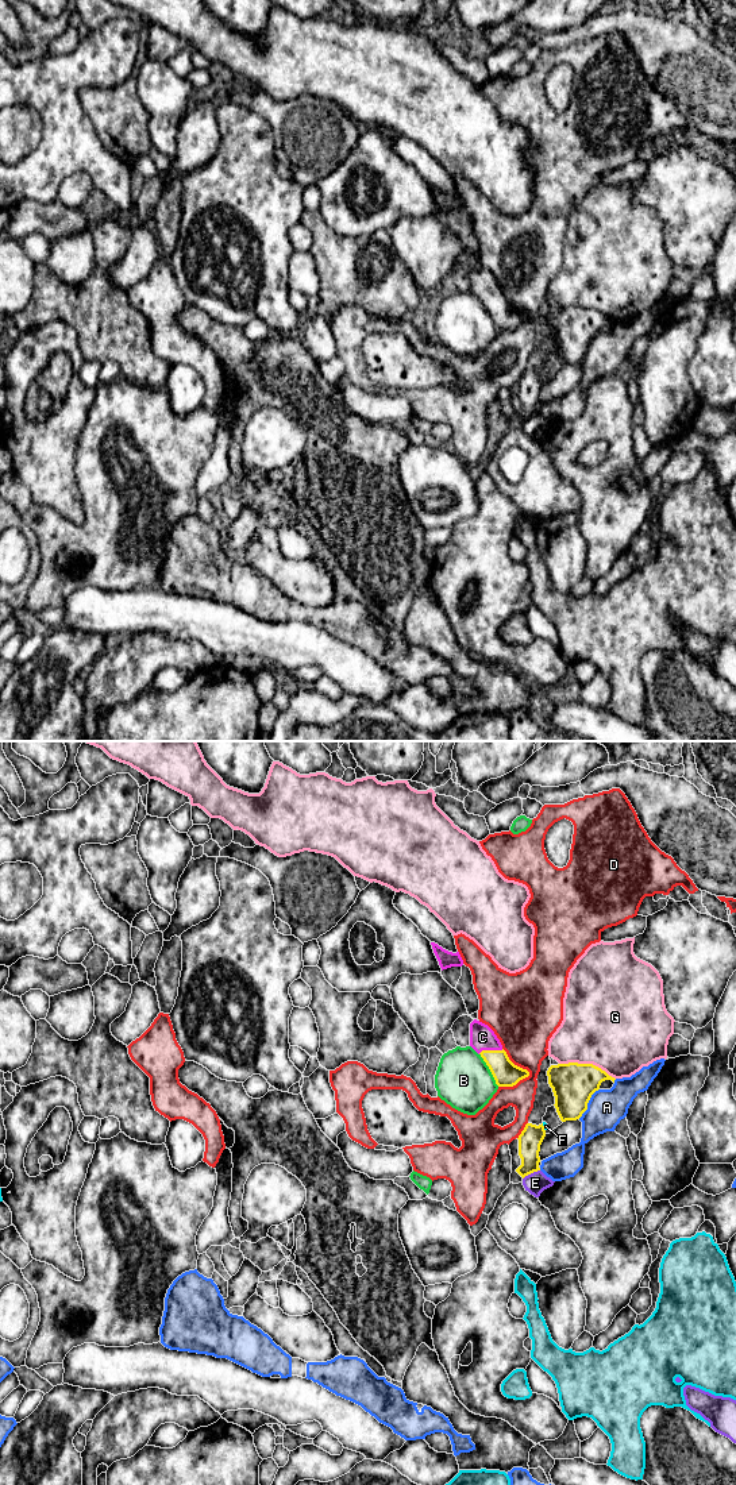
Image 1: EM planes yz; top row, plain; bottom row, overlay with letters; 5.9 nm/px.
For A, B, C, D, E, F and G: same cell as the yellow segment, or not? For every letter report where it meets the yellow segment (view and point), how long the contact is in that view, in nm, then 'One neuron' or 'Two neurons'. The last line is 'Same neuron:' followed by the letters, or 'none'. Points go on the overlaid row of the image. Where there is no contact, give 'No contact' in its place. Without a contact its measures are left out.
A: Touches yellow at yz (588, 1102). Shared border 220 nm. Two neurons
B: Touches yellow at yz (489, 1068). Shared border 240 nm. Two neurons
C: Touches yellow at yz (490, 1050). Shared border 150 nm. One neuron
D: Touches yellow at yz (521, 1068). Shared border 240 nm. Two neurons
E: Touches yellow at yz (531, 1172). Shared border 120 nm. Two neurons
F: Touches yellow at yz (543, 1127). Shared border 50 nm. Two neurons
G: Touches yellow at yz (588, 1064). Shared border 340 nm. Two neurons
Same neuron: C

